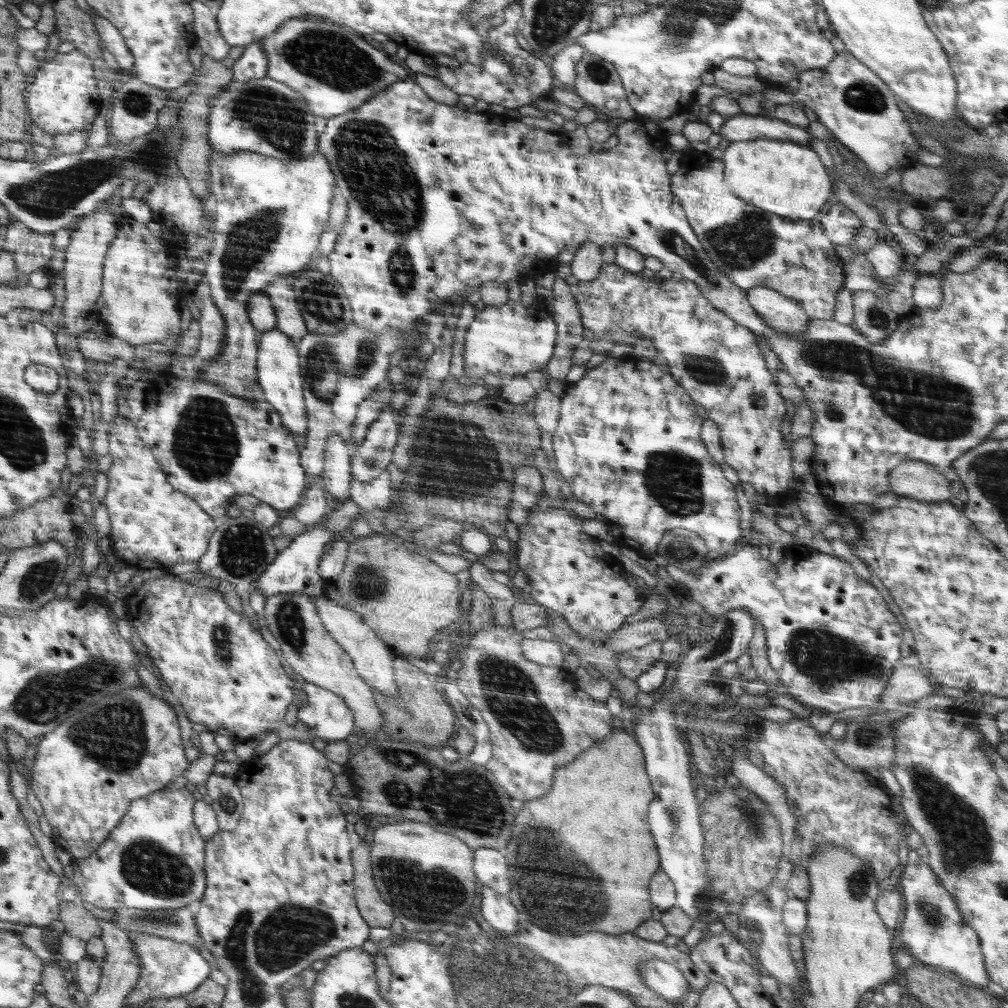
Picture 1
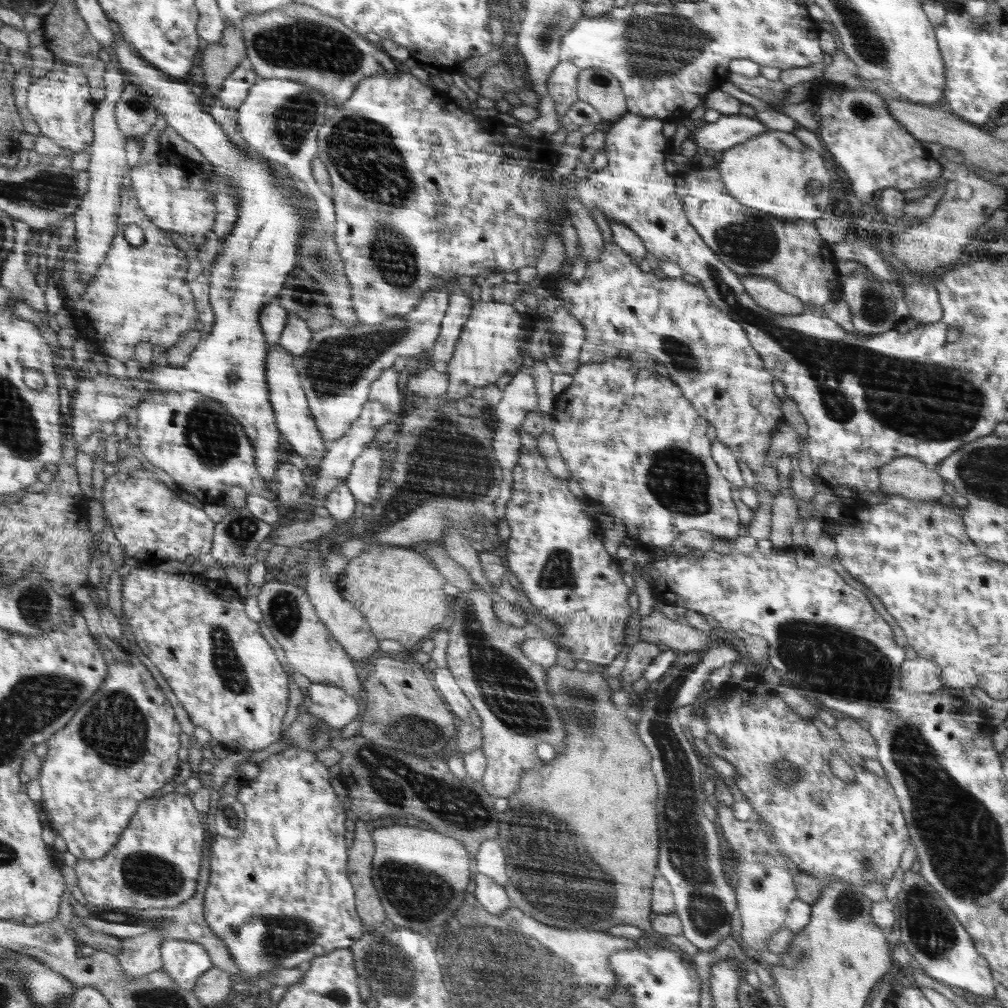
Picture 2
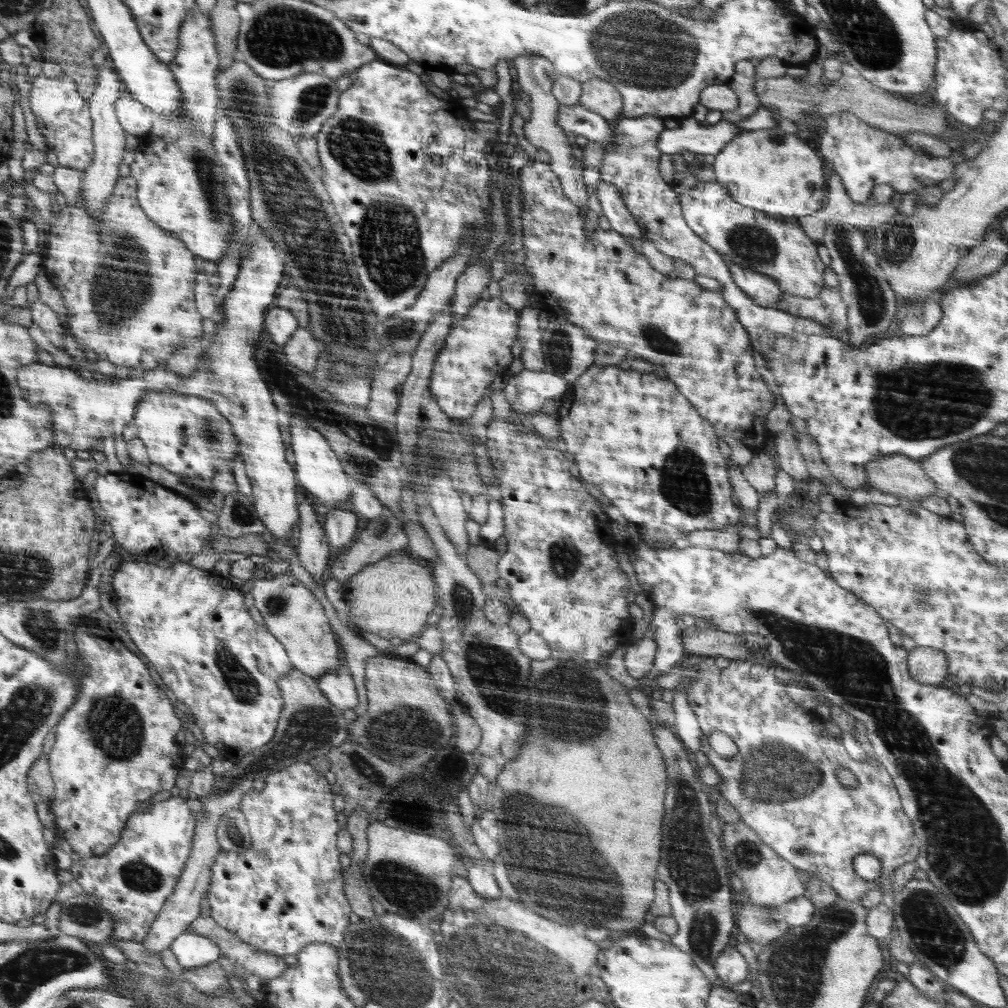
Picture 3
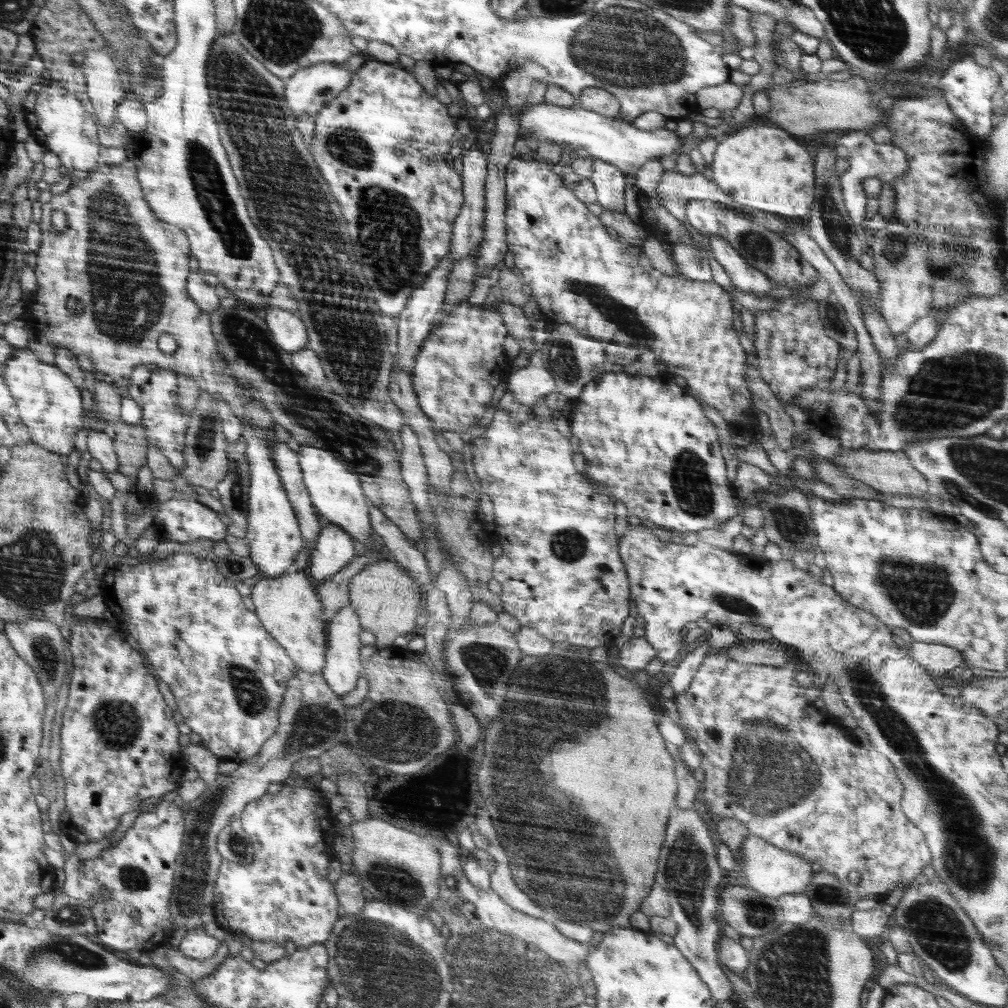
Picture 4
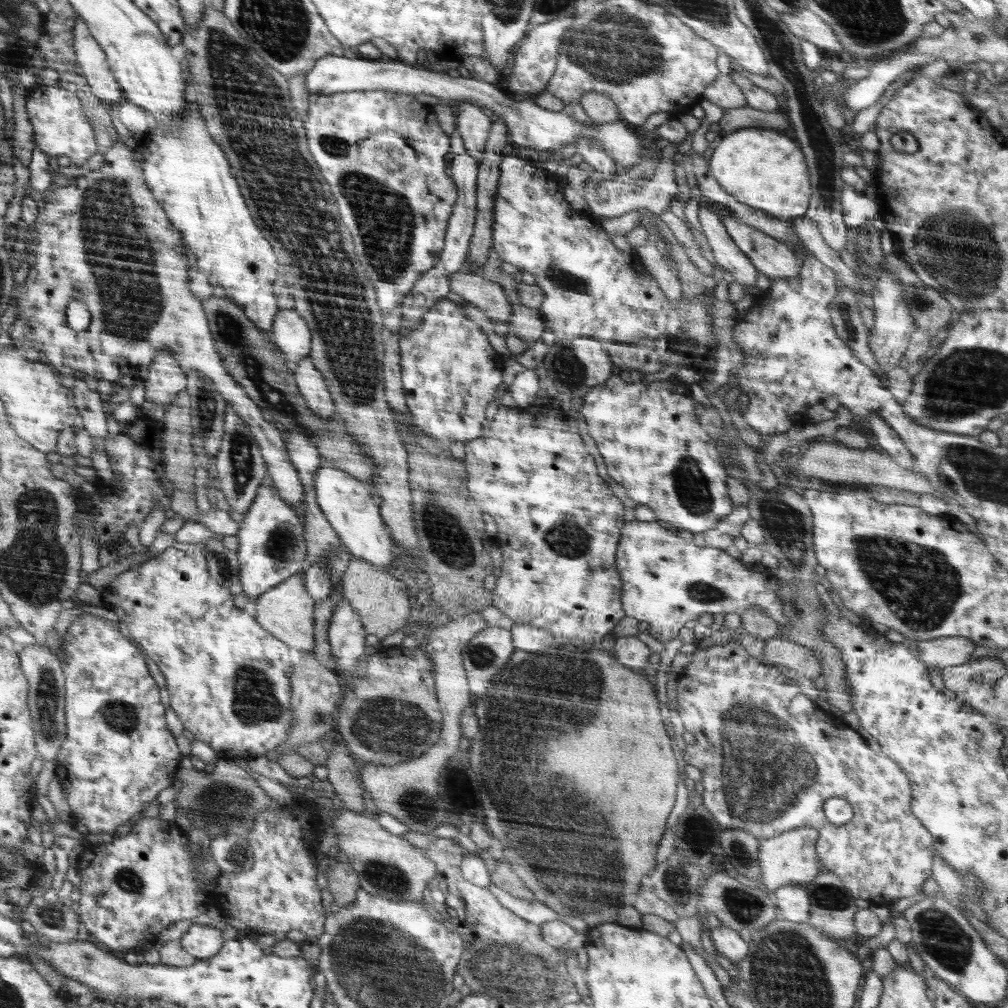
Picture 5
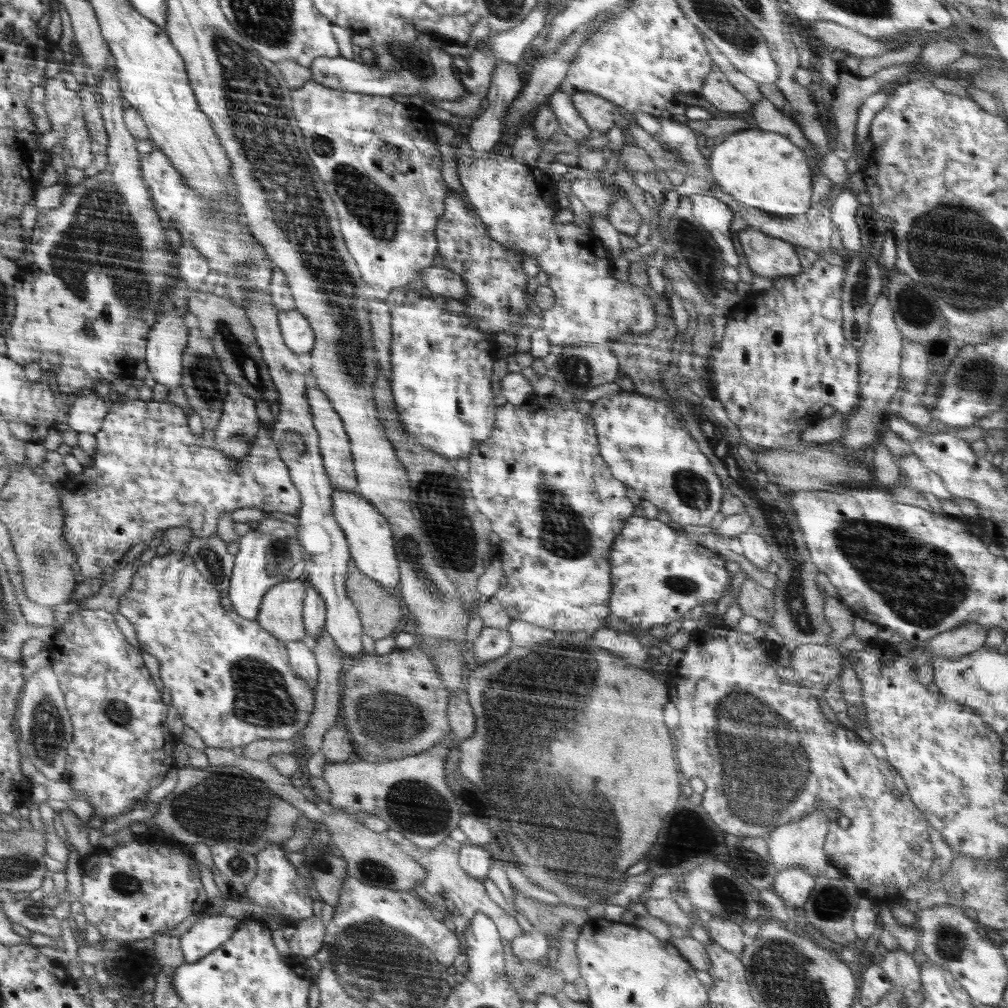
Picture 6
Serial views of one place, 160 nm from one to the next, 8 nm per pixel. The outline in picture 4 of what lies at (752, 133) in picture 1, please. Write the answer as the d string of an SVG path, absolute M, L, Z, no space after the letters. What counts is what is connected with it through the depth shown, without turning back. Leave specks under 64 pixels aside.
M546 102L534 105L526 104L525 109L519 112L517 120L519 120L519 137L514 143L513 158L518 158L531 151L524 138L527 132L533 132L538 138L542 136L550 142L559 144L562 148L570 148L574 151L584 148L590 157L612 164L624 173L626 185L624 188L624 211L625 214L628 214L628 218L637 225L644 224L641 216L643 203L635 185L638 169L646 162L659 156L672 154L682 146L682 136L679 136L676 131L666 128L653 129L652 131L638 130L629 121L624 121L619 117L605 117L579 105L562 107Z

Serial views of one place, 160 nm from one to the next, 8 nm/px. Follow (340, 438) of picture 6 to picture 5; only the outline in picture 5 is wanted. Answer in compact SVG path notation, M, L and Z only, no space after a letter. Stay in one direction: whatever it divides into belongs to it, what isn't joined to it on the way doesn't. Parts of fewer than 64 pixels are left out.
M309 357L300 361L293 367L297 387L300 388L302 396L305 396L306 404L315 414L320 414L324 419L334 417L335 403L326 387L322 373L314 368L314 364Z

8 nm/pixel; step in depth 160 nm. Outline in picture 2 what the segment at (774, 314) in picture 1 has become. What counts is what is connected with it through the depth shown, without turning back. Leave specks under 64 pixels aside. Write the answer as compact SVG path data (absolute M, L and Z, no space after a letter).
M742 277L741 281L754 302L776 314L793 315L805 311L805 304L799 298L782 290L768 277Z

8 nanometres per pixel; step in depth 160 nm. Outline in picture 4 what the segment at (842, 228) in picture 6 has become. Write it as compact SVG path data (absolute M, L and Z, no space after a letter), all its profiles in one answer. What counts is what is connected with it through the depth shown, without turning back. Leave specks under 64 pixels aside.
M851 130L850 133L842 135L838 138L835 144L837 159L846 160L849 162L849 167L839 176L843 201L845 209L848 211L852 222L859 228L866 214L866 196L862 181L866 178L879 178L884 182L893 184L893 182L903 175L908 168L908 159L906 159L904 150L898 148L890 142L886 144L878 144L868 132Z

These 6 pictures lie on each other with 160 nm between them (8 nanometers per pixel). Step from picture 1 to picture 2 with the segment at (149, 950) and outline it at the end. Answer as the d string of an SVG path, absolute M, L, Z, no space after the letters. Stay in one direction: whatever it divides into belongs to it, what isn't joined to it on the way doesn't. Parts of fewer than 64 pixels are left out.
M165 939L161 946L161 957L164 959L161 969L166 972L166 976L170 976L172 982L176 982L180 988L189 991L194 988L202 976L214 967L212 956L206 947L192 941Z

